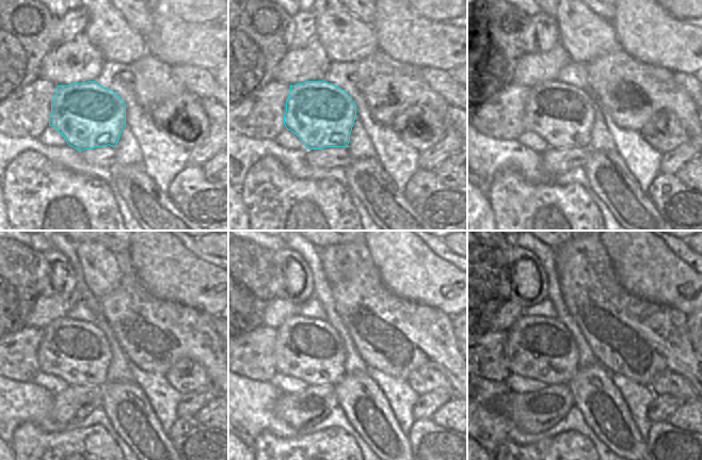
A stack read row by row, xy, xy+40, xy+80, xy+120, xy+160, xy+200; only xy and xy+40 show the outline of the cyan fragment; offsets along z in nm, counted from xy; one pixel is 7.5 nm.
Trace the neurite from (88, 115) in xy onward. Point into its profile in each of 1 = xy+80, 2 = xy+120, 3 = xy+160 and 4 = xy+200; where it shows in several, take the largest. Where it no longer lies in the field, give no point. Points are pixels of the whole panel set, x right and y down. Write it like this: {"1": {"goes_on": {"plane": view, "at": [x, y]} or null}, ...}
{"1": {"goes_on": {"plane": "xy+80", "at": [560, 113]}}, "2": {"goes_on": {"plane": "xy+120", "at": [77, 351]}}, "3": {"goes_on": {"plane": "xy+160", "at": [309, 349]}}, "4": {"goes_on": {"plane": "xy+200", "at": [541, 348]}}}

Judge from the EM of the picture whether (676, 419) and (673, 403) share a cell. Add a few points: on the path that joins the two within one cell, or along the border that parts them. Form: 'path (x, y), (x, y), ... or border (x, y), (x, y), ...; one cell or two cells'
border (685, 401), (667, 419); two cells

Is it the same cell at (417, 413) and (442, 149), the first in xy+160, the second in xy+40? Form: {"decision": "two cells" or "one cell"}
{"decision": "one cell"}

